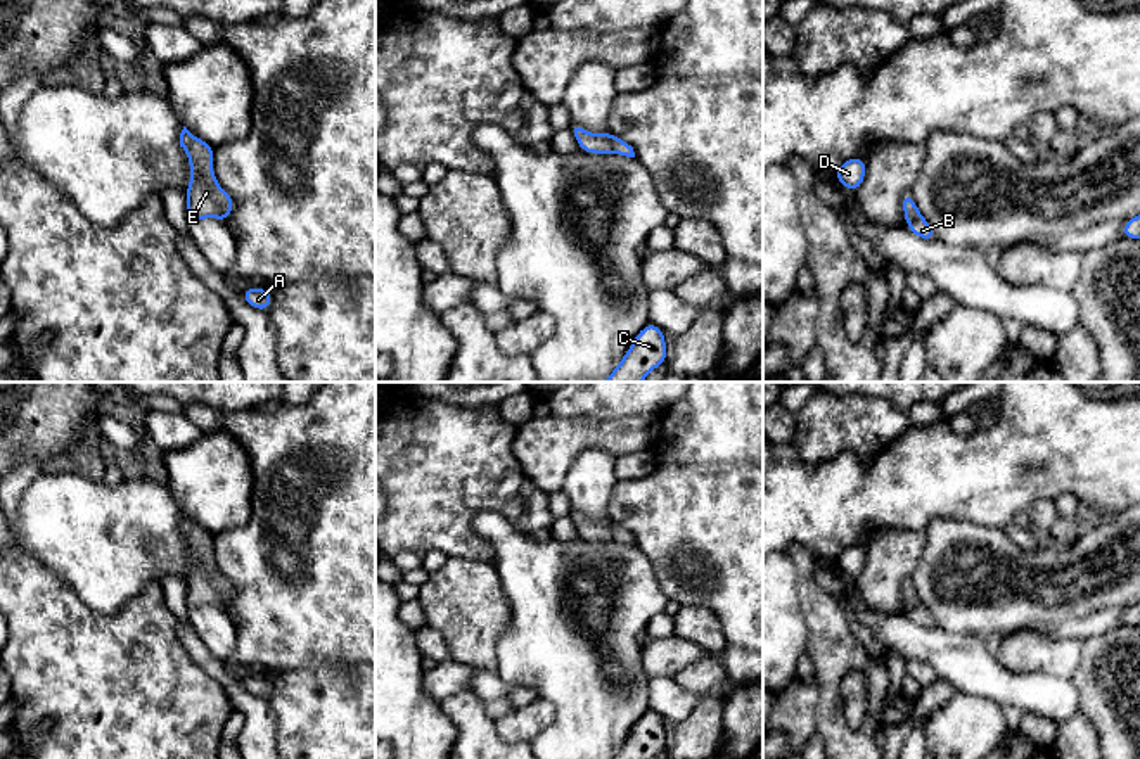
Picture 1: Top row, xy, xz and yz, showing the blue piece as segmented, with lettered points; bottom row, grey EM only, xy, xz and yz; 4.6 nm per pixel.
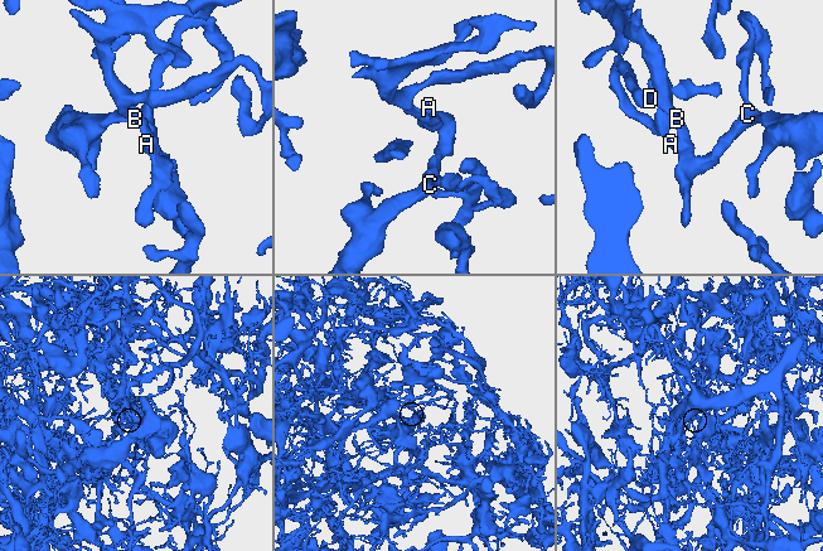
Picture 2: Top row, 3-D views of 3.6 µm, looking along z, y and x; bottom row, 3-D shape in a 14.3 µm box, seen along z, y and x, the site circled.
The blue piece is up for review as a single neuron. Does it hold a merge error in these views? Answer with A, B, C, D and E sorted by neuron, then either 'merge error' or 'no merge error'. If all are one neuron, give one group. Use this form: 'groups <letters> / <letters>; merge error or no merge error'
groups A B C D E; no merge error

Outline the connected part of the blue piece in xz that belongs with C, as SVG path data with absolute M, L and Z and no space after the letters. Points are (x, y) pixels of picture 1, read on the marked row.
M649 323L637 334L623 360L602 382L642 382L666 361L666 356L664 332Z

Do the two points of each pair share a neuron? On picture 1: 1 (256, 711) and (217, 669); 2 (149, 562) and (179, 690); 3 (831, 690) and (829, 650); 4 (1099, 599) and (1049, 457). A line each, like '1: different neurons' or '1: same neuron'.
1: same neuron
2: different neurons
3: same neuron
4: different neurons

